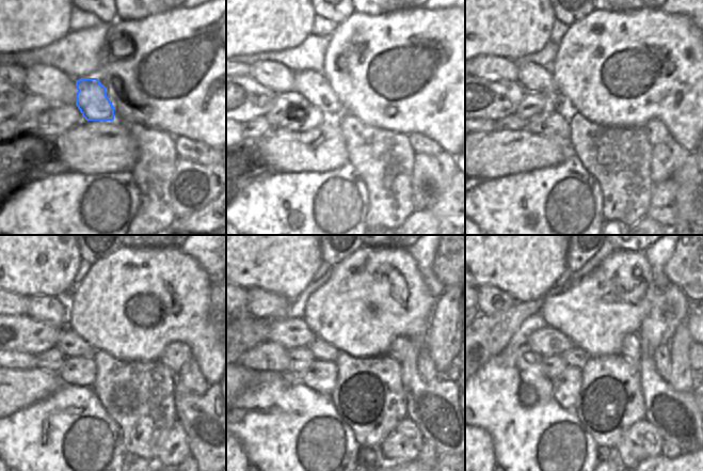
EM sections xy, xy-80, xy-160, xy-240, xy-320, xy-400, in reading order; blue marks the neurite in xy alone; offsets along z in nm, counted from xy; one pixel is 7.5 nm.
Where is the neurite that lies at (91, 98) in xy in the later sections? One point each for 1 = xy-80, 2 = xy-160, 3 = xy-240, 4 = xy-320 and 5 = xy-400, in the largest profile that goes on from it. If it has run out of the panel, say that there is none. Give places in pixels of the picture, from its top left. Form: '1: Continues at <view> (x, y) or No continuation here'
1: Continues at xy-80 (314, 87)
2: Continues at xy-160 (534, 78)
3: Continues at xy-240 (52, 310)
4: Continues at xy-320 (261, 304)
5: Continues at xy-400 (491, 300)

